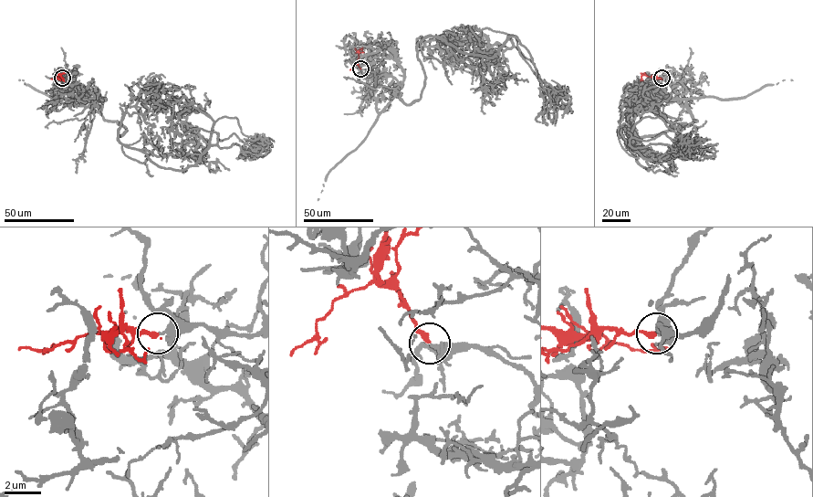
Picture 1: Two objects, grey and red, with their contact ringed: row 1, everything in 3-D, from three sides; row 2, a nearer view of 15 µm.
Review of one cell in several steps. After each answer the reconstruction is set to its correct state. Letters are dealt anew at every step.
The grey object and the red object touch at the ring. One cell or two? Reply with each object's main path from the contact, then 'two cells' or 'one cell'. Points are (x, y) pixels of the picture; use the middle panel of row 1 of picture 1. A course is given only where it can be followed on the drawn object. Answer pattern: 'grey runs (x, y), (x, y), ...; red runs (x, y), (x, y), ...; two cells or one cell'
grey runs (360, 68), (379, 112), (420, 98), (429, 37), (487, 58), (508, 37), (567, 91), (551, 80); red runs (360, 68), (357, 61), (362, 47); one cell

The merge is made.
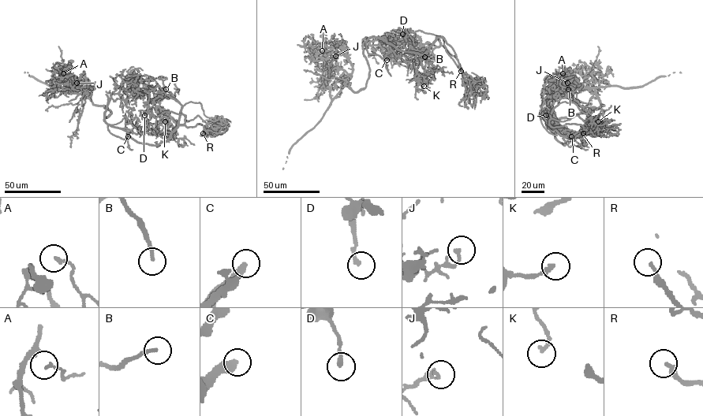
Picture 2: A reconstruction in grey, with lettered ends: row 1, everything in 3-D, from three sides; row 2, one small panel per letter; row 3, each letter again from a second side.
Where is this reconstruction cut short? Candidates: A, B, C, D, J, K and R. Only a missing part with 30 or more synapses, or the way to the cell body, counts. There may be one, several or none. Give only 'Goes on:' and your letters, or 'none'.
Goes on: B, C, J

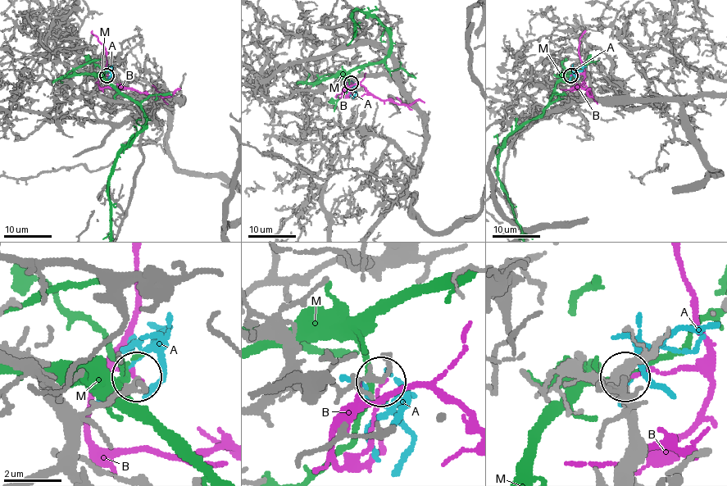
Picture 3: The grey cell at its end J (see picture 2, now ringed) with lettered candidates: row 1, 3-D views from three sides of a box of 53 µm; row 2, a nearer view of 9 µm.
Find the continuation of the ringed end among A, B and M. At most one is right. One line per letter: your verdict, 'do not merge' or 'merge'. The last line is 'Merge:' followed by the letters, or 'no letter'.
A: do not merge
B: do not merge
M: do not merge
Merge: no letter

